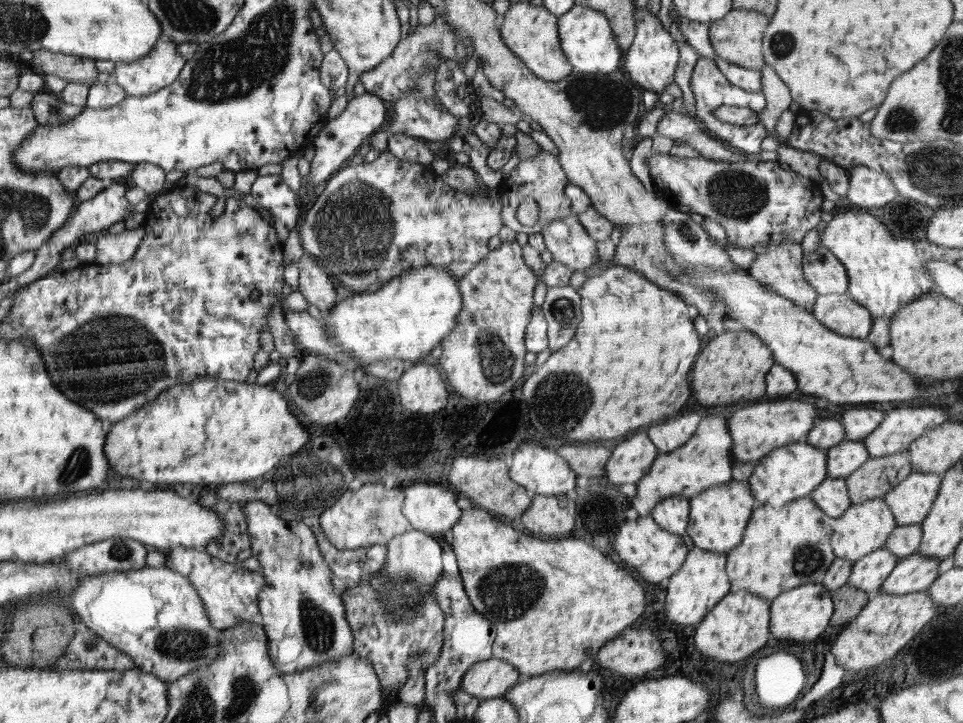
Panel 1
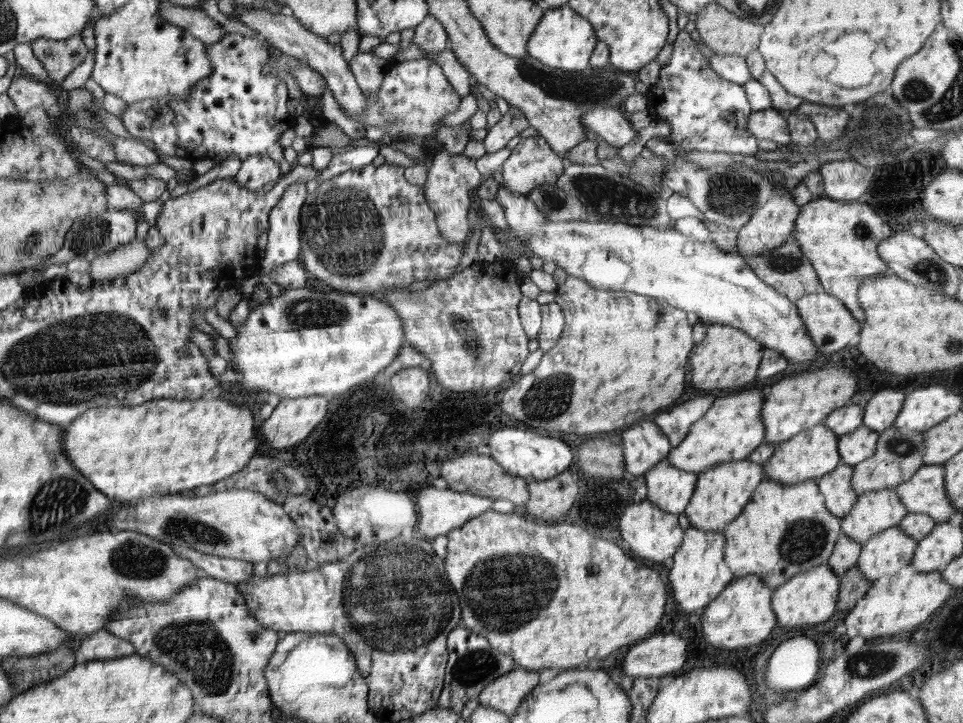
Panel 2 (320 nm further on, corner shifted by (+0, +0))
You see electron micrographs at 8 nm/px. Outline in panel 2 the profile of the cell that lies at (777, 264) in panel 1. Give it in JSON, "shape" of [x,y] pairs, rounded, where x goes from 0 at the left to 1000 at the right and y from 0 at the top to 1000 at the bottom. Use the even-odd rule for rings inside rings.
{"shape":[[[806,267],[794,281],[779,297],[779,304],[765,322],[765,346],[773,357],[800,350],[823,329],[822,317],[831,290],[822,271]]]}

